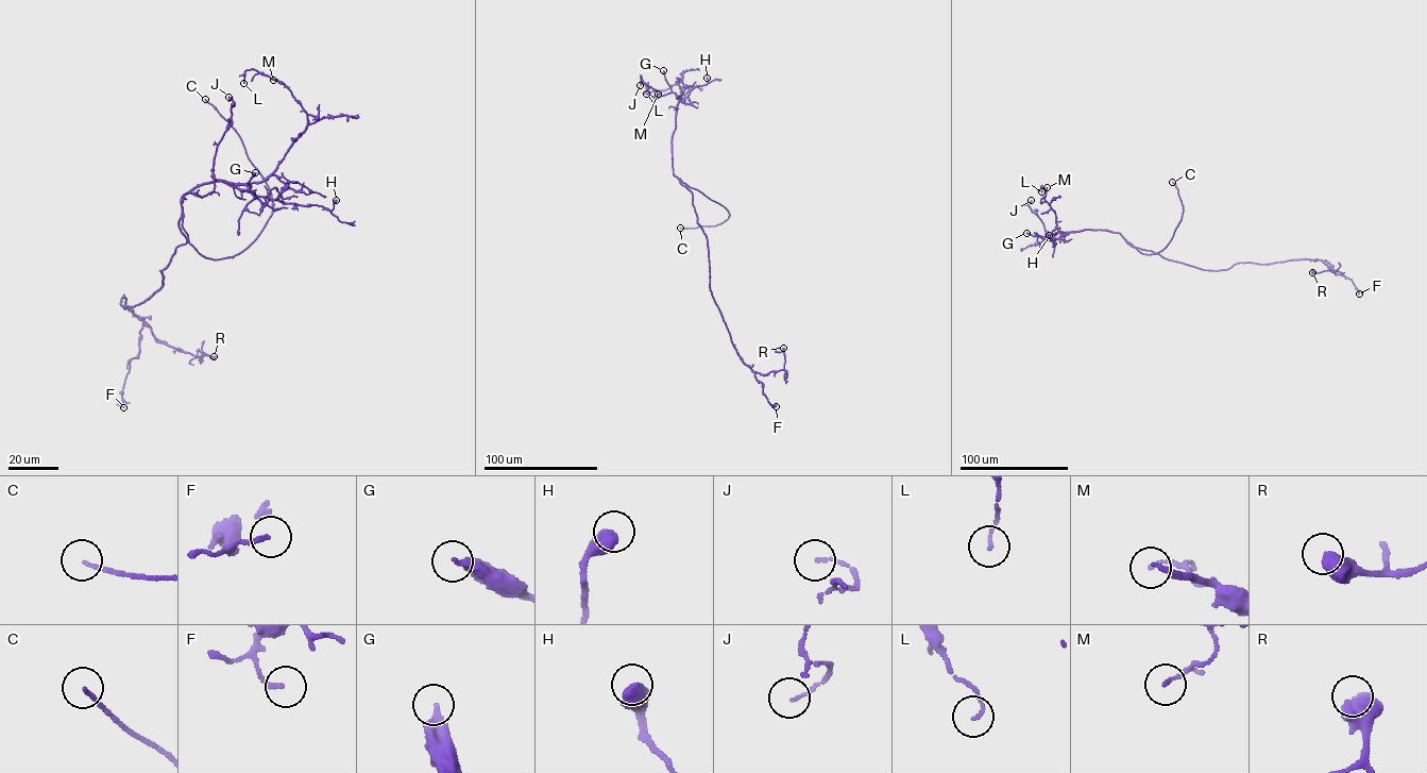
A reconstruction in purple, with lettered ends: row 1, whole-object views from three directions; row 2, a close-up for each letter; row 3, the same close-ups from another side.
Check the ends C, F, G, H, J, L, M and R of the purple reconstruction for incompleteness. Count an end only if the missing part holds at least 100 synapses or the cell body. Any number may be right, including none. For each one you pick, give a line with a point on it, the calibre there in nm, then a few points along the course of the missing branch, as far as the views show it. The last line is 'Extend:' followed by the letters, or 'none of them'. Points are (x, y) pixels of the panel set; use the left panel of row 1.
C: (205, 99) | 120 nm | (205, 99), (185, 77), (171, 76)
Extend: C

